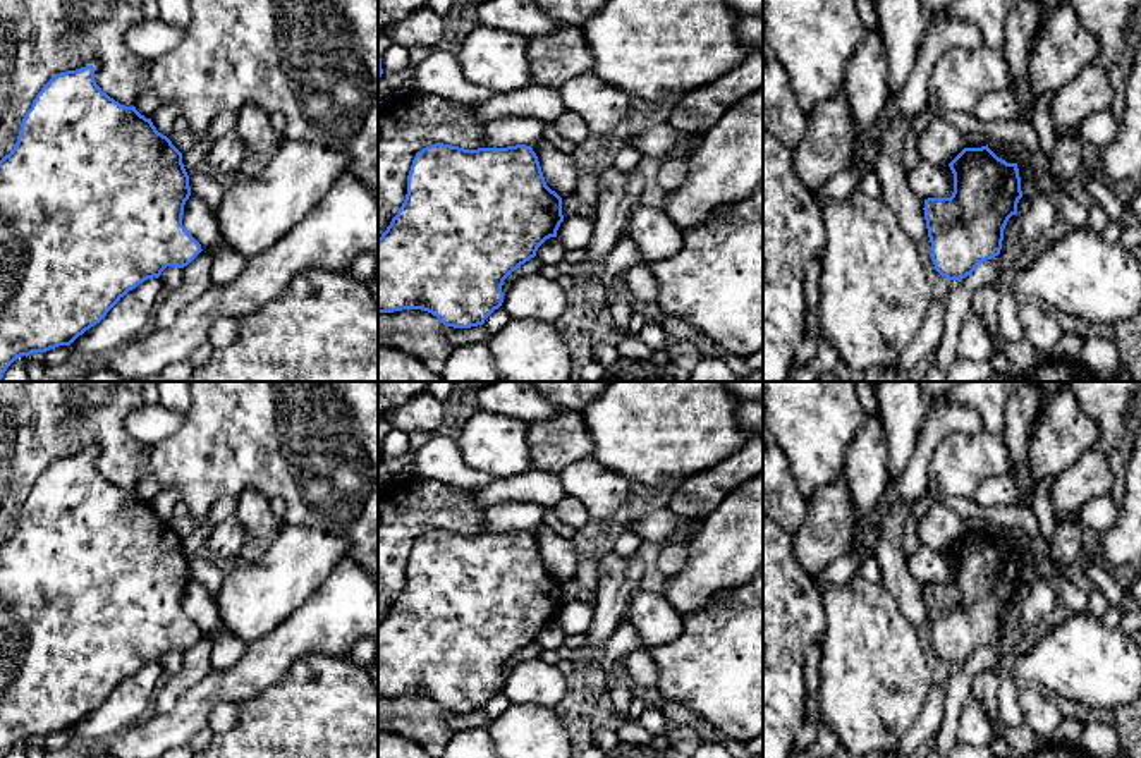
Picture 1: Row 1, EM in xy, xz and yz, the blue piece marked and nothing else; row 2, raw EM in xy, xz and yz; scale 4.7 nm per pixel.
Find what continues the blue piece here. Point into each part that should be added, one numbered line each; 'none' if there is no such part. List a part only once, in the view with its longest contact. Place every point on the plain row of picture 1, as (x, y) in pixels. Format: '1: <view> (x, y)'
none

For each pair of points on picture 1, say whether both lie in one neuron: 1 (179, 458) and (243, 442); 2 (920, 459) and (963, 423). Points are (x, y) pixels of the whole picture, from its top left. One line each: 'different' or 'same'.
1: same
2: same

